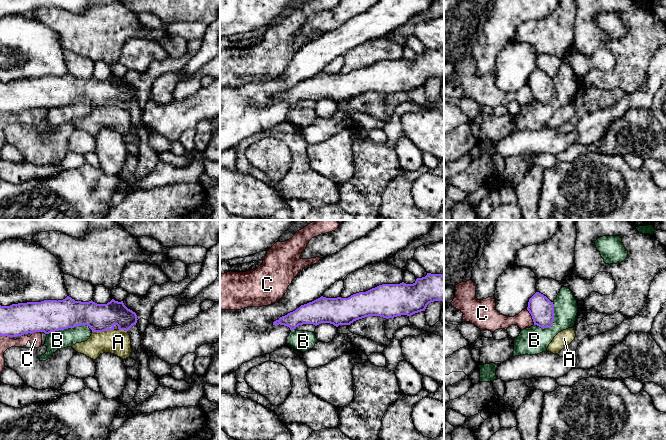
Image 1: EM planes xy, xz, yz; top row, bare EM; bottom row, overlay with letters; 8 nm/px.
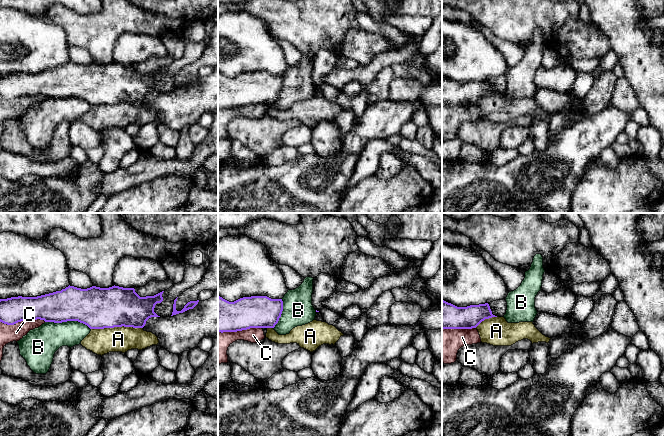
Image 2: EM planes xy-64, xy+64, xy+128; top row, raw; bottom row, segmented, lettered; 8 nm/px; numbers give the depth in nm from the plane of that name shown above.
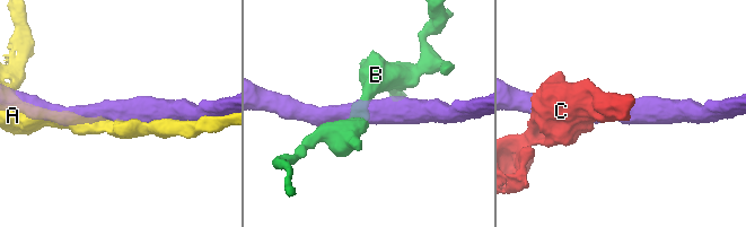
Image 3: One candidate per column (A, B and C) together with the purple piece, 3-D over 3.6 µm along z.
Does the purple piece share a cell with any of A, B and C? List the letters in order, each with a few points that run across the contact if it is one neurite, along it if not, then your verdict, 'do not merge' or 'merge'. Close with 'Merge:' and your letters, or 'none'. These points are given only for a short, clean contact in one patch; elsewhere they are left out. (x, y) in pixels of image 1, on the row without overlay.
A: do not merge
B: line xy (92, 106), (86, 101), (78, 101), (51, 107), (47, 110); do not merge
C: do not merge
Merge: none

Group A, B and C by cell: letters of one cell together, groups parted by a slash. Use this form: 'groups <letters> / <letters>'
groups A / B / C

